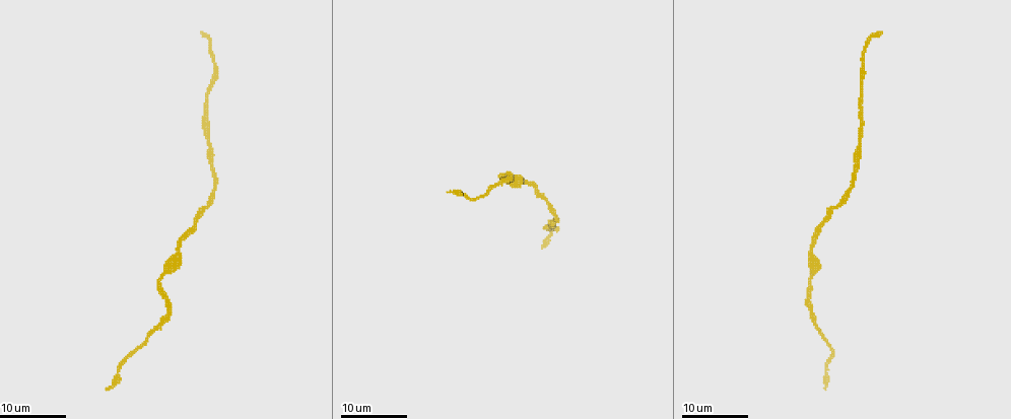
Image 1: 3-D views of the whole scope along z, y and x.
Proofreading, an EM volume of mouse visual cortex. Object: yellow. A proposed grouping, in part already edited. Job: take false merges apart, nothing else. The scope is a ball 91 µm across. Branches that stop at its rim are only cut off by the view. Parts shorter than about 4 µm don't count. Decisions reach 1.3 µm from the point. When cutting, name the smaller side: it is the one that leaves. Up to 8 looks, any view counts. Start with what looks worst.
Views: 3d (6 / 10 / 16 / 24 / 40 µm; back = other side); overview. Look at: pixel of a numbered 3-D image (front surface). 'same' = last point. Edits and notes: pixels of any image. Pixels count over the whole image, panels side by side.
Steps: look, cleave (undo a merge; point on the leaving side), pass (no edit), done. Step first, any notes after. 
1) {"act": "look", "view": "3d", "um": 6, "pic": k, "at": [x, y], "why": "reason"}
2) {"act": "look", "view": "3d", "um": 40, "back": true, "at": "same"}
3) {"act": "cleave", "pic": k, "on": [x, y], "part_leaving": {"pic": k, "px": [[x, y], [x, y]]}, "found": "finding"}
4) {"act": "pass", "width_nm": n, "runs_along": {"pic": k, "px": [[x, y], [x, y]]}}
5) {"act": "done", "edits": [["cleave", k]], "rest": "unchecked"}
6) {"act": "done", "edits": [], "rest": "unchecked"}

{"act": "look", "view": "3d", "um": 24, "pic": 1, "at": [165, 265], "why": "sudden change in width"}

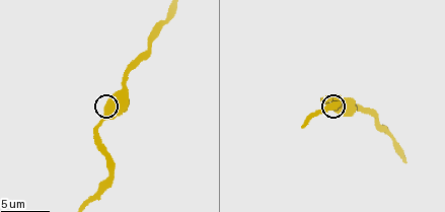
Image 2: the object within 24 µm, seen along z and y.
{"act": "look", "view": "3d", "um": 6, "pic": 2, "at": [110, 109]}

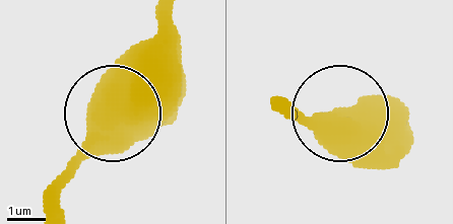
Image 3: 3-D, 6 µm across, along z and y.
{"act": "pass", "width_nm": 840, "runs_along": {"pic": 3, "px": [[170, 24], [137, 63], [105, 131], [50, 185]]}, "found": "continuous, no second neuron"}

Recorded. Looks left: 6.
{"act": "look", "view": "3d", "um": 10, "pic": 2, "at": [148, 41]}

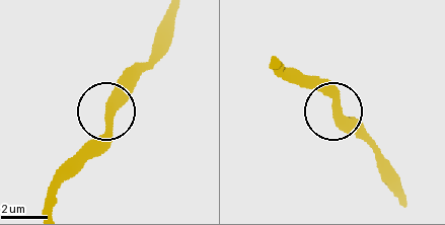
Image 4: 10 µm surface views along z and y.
{"act": "pass", "width_nm": 380, "found": "one neuron here"}

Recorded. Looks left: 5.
{"act": "look", "view": "3d", "um": 6, "pic": 2, "at": [322, 110], "why": "calibre changes"}

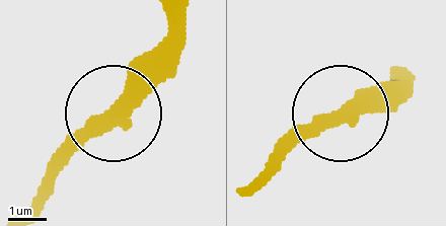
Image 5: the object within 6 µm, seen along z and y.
{"act": "look", "view": "3d", "um": 6, "back": true, "pic": 5, "at": [336, 118]}

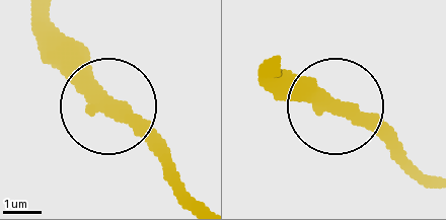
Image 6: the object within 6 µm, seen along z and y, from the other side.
{"act": "pass", "runs_along": {"pic": 6, "px": [[51, 11], [60, 60], [163, 163]]}, "found": "continuous, no second neuron"}

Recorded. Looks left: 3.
{"act": "look", "view": "3d", "um": 16, "pic": 1, "at": [858, 150], "why": "sudden change in width"}

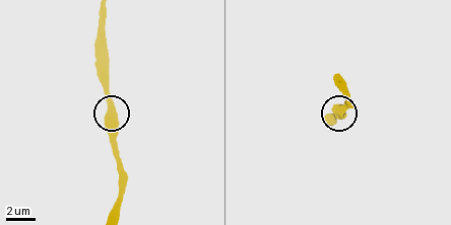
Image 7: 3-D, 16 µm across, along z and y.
{"act": "look", "view": "3d", "um": 6, "pic": 7, "at": [110, 114]}

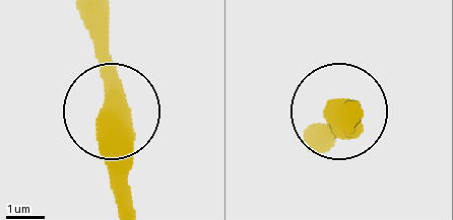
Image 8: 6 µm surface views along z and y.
{"act": "look", "view": "3d", "um": 6, "back": true, "pic": 8, "at": [117, 118]}

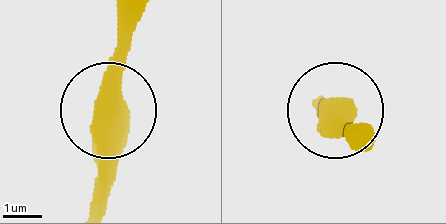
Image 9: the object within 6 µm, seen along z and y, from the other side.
{"act": "pass", "runs_along": {"pic": 9, "px": [[100, 206], [117, 21]]}, "found": "continuous, no second neuron"}

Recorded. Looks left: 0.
{"act": "done", "edits": [], "rest": "unchecked"}

